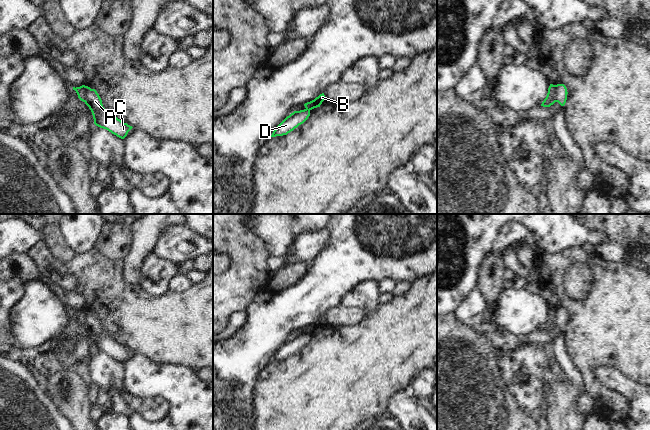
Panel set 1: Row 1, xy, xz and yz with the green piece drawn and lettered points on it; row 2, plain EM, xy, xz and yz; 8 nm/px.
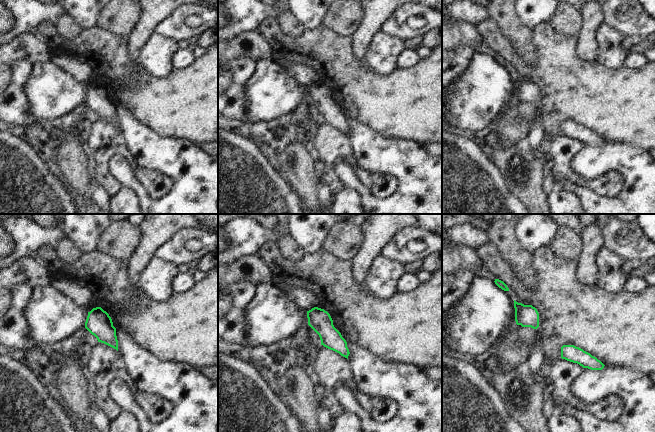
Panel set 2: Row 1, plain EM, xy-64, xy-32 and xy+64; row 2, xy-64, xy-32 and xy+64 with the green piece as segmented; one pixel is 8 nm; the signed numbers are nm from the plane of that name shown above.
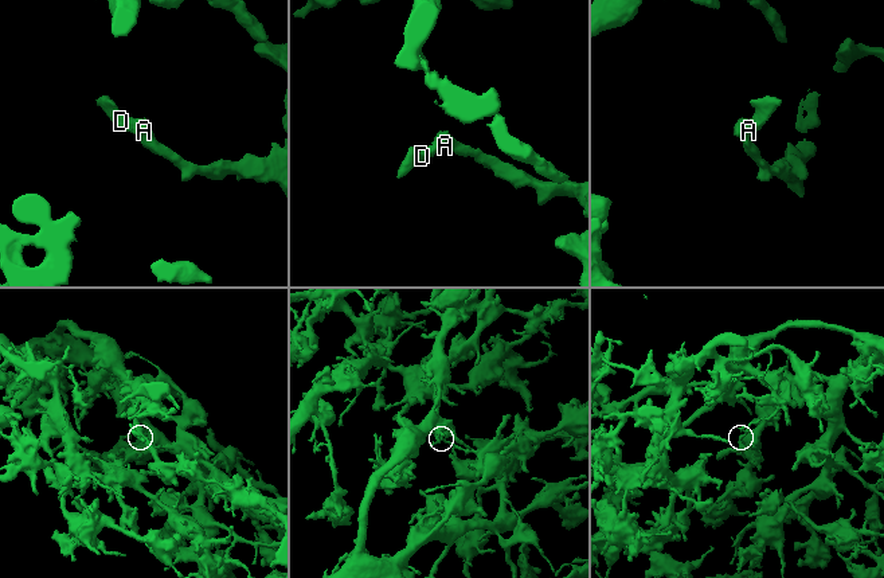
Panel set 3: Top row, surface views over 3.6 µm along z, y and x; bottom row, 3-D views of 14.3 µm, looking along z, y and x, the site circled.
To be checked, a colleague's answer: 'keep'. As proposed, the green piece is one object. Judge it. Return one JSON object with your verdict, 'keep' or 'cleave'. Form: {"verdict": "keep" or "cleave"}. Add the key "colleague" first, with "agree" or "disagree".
{"colleague": "disagree", "verdict": "cleave"}

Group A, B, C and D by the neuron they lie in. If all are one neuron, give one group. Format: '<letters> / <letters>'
A B C / D

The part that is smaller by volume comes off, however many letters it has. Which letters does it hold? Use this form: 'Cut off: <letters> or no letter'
Cut off: D

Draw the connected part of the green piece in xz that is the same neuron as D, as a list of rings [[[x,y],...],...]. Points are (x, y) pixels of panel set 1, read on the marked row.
[[[310,110],[294,111],[287,116],[273,131],[271,137],[287,135],[299,125],[303,124],[310,116]]]

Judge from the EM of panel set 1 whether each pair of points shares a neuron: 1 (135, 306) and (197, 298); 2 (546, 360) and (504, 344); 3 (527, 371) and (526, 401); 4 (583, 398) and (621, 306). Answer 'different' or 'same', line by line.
1: same
2: different
3: same
4: different

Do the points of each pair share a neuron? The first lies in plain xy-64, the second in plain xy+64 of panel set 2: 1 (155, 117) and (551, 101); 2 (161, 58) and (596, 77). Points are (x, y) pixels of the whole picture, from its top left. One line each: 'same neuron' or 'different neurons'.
1: same neuron
2: different neurons

